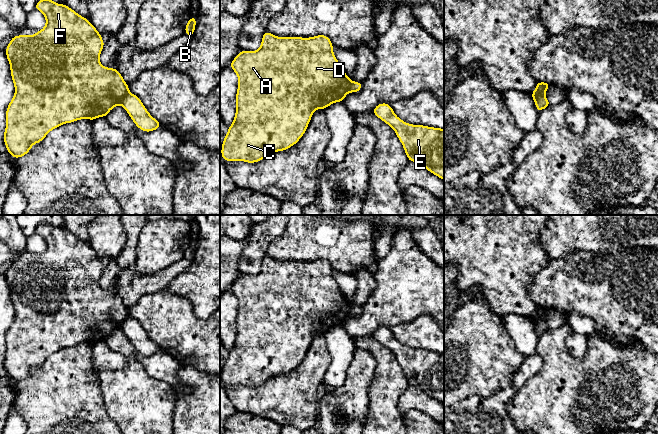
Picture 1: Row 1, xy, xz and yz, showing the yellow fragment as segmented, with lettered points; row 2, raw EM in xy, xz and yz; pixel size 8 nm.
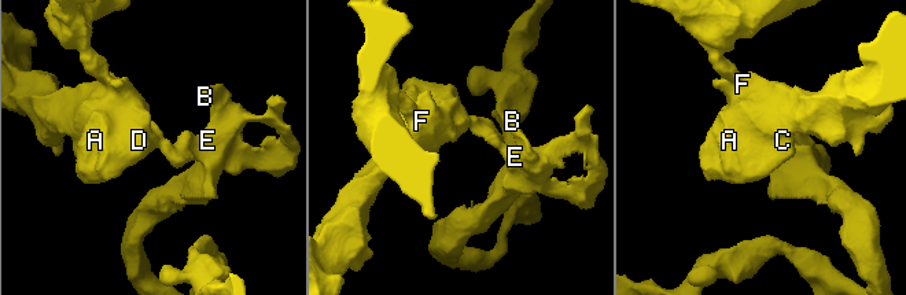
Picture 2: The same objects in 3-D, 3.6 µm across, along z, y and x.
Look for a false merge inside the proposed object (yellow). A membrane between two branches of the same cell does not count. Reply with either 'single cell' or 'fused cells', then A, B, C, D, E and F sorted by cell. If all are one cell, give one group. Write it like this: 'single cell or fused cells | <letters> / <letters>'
fused cells | A C D F / B E

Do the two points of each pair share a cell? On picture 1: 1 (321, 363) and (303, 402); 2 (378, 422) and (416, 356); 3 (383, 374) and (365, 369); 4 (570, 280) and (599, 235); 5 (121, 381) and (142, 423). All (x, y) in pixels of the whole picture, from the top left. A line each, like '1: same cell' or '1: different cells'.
1: same cell
2: same cell
3: different cells
4: different cells
5: same cell

